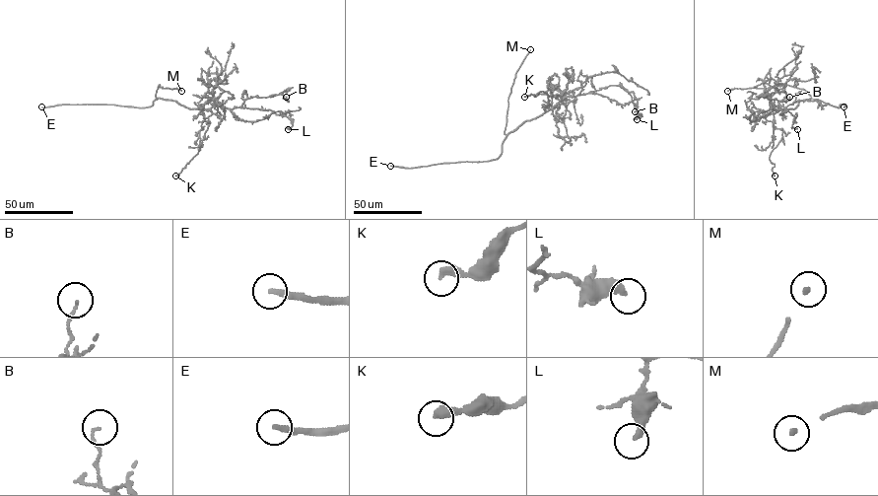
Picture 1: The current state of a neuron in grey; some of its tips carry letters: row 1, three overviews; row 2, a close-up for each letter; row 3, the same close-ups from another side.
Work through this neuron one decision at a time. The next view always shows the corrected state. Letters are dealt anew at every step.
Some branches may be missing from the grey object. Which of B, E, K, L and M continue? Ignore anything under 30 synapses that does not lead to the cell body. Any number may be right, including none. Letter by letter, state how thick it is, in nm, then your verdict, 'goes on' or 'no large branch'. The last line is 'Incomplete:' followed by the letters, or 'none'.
B: 100 nm | no large branch
E: 240 nm | goes on
K: 360 nm | no large branch
L: 360 nm | no large branch
M: 150 nm | goes on
Incomplete: E, M

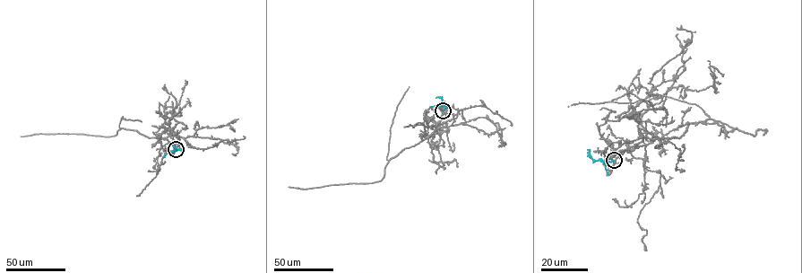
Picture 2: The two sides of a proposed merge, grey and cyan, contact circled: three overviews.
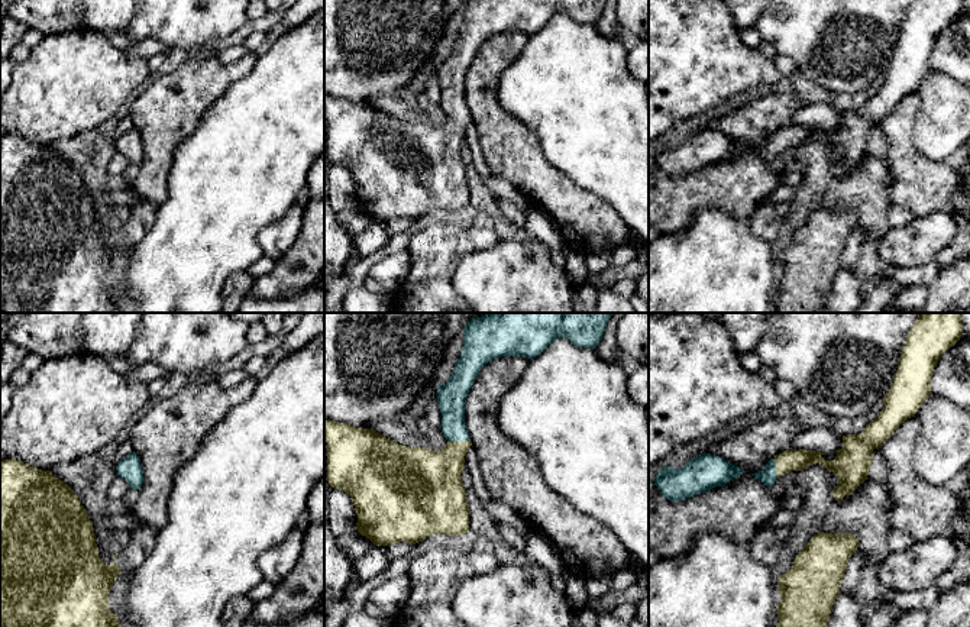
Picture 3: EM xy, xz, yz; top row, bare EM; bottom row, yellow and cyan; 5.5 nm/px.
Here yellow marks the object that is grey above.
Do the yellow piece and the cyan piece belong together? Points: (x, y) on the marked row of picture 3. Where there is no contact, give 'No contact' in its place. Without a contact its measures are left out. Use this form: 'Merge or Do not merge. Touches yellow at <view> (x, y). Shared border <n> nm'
Merge. Touches yellow at xz (458, 440). Shared border 130 nm

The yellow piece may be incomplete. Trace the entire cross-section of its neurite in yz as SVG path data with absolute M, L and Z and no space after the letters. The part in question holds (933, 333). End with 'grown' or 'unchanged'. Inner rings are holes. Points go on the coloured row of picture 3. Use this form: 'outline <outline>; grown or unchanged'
outline M961 313L918 316L901 352L896 378L883 398L883 410L860 434L843 436L843 446L834 460L825 460L822 458L825 453L821 452L789 449L770 459L753 476L770 488L782 475L819 463L840 479L832 489L834 498L840 501L851 495L867 479L874 459L872 452L879 449L905 420L915 417L928 398L932 371L944 352L960 340L961 330Z; grown

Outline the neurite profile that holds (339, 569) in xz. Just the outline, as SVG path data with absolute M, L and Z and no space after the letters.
M324 439L324 585L342 601L356 573L355 562L339 547L336 536L330 530L327 497L327 442Z

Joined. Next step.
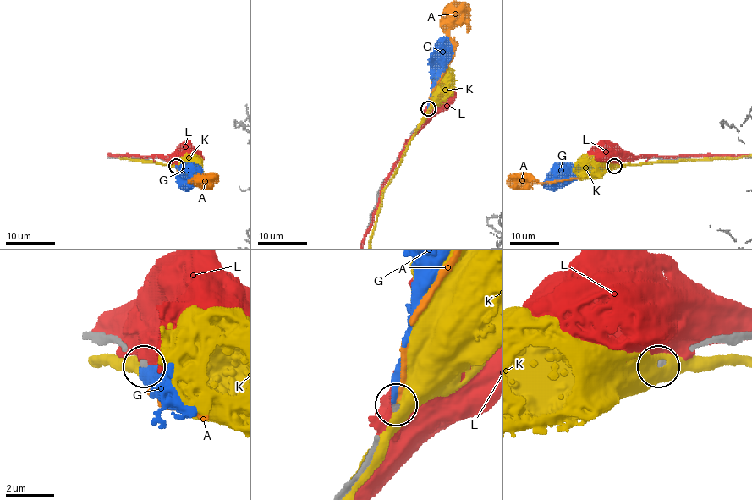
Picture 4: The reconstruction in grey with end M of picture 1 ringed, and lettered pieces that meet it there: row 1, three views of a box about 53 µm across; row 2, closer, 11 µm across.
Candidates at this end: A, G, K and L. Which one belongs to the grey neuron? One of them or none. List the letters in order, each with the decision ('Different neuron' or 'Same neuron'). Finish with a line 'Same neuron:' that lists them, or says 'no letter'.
A: Same neuron
G: Different neuron
K: Different neuron
L: Different neuron
Same neuron: A

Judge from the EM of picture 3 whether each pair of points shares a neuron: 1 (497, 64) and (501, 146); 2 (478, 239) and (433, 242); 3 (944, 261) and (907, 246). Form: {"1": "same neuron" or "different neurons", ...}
{"1": "same neuron", "2": "same neuron", "3": "different neurons"}

